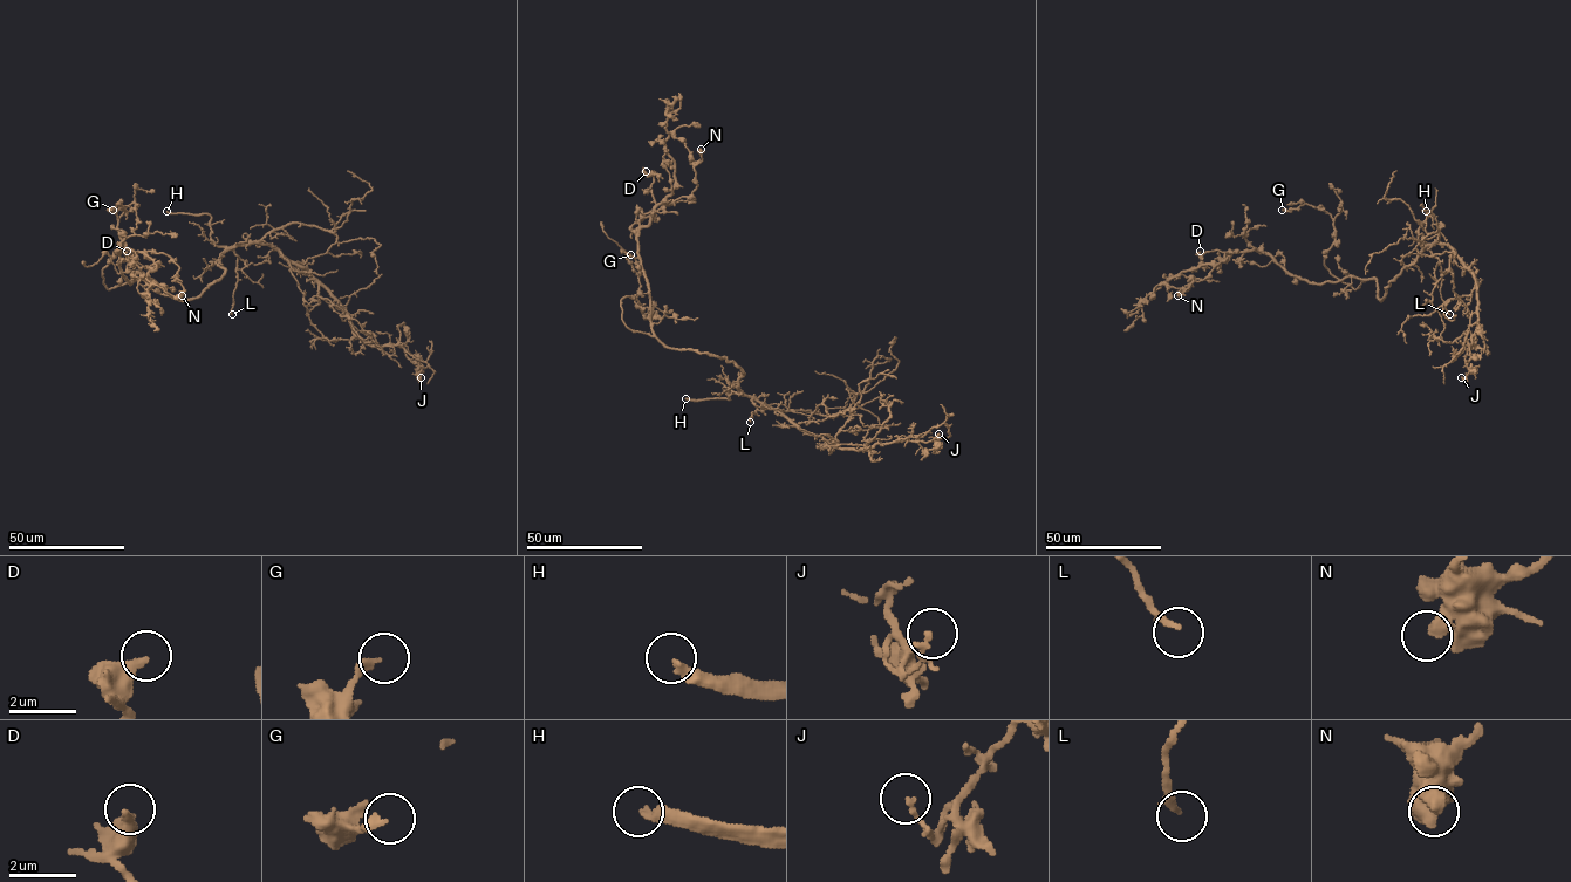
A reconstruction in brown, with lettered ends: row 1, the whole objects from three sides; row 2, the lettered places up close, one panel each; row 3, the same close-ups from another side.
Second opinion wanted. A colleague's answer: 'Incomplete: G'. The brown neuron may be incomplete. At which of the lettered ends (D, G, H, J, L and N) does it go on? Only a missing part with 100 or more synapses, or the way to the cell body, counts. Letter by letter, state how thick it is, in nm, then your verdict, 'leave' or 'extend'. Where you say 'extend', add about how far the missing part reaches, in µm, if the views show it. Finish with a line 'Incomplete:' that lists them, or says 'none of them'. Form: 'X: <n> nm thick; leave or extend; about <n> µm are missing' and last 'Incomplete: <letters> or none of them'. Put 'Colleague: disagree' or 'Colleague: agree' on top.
Colleague: disagree
D: 360 nm thick; leave
G: 240 nm thick; leave
H: 320 nm thick; extend; about 20 µm are missing
J: 100 nm thick; leave
L: 200 nm thick; leave
N: 500 nm thick; leave
Incomplete: H

